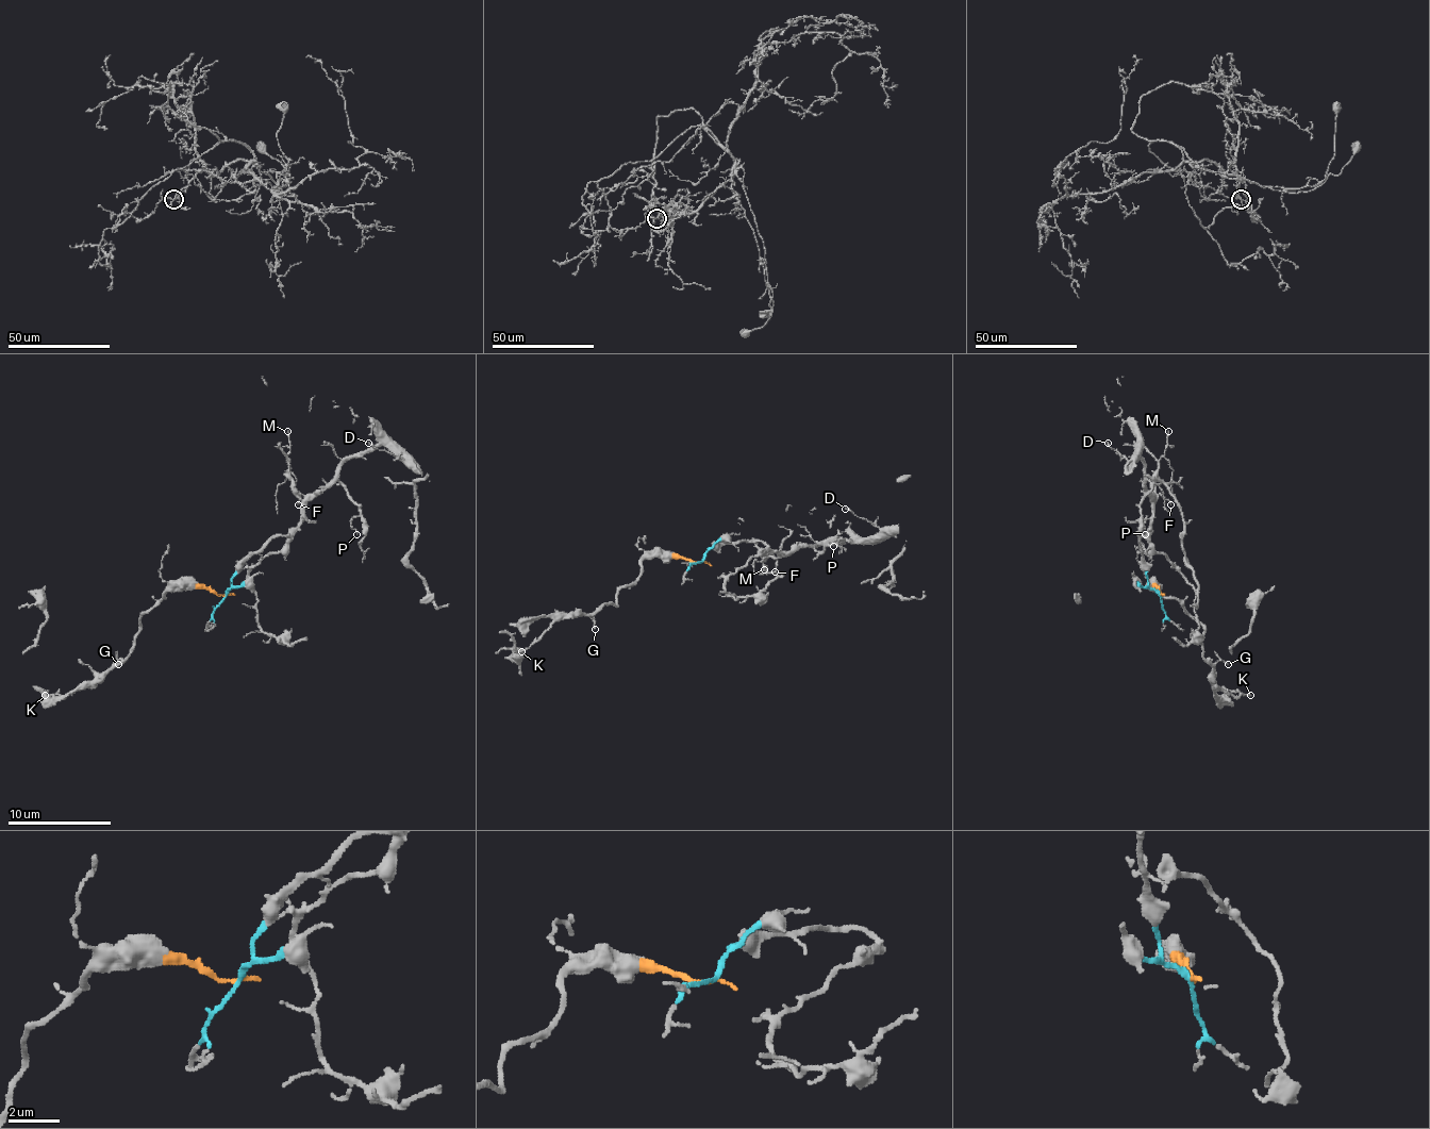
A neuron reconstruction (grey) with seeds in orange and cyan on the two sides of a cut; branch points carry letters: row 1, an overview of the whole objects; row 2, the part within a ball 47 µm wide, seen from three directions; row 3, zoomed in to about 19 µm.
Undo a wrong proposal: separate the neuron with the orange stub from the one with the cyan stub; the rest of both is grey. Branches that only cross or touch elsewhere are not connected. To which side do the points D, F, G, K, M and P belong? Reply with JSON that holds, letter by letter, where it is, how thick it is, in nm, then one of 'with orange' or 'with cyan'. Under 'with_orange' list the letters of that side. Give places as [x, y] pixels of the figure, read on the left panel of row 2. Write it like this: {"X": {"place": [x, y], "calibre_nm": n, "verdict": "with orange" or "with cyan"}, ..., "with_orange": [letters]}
{"D": {"place": [368, 443], "calibre_nm": 120, "verdict": "with cyan"}, "F": {"place": [298, 504], "calibre_nm": 70, "verdict": "with cyan"}, "G": {"place": [118, 664], "calibre_nm": 80, "verdict": "with orange"}, "K": {"place": [45, 695], "calibre_nm": 120, "verdict": "with orange"}, "M": {"place": [287, 431], "calibre_nm": 110, "verdict": "with cyan"}, "P": {"place": [356, 534], "calibre_nm": 80, "verdict": "with cyan"}, "with_orange": ["G", "K"]}

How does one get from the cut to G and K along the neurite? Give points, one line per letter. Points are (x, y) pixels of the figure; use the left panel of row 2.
G: (225, 595), (204, 587), (170, 587), (143, 613), (134, 649), (116, 665), (116, 660), (119, 665)
K: (225, 595), (204, 587), (170, 587), (143, 613), (134, 647), (114, 667), (62, 696), (44, 696)

